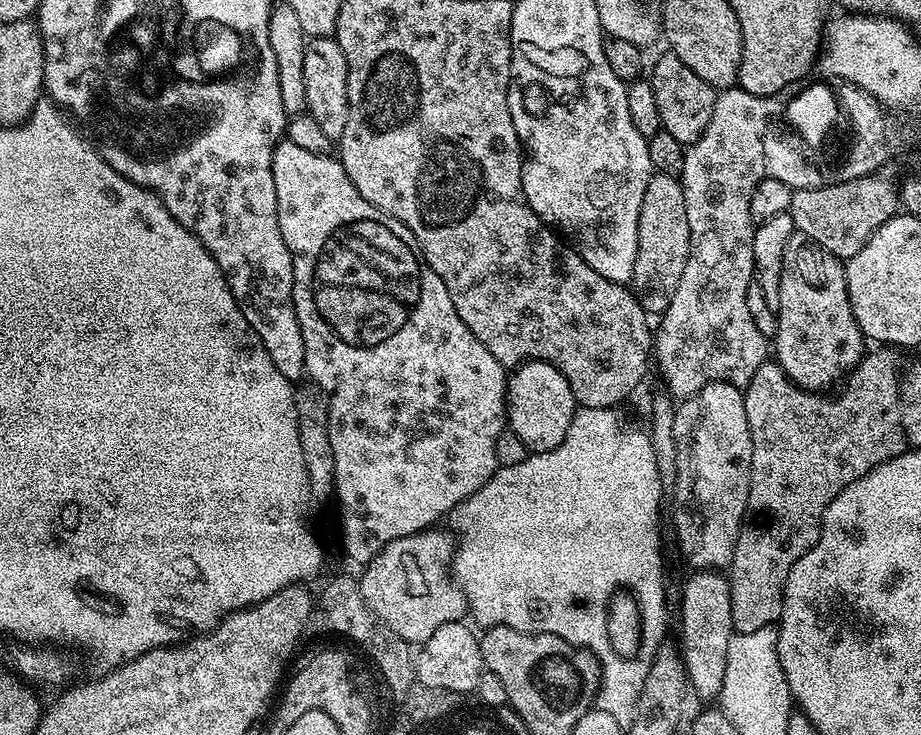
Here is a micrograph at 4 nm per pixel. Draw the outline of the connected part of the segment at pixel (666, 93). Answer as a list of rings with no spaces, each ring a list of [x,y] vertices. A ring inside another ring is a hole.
[[[671,50],[665,51],[665,56],[660,56],[656,60],[656,65],[650,73],[654,99],[658,102],[658,118],[663,131],[670,133],[673,138],[678,138],[678,142],[685,146],[698,142],[710,126],[710,114],[714,114],[714,102],[718,95],[717,89],[712,88],[682,58],[678,58]]]

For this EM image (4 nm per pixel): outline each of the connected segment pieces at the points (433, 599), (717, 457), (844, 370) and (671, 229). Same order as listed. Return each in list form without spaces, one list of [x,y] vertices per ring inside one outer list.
[[[429,526],[413,536],[403,536],[384,545],[359,573],[360,593],[370,610],[394,634],[413,646],[423,644],[438,626],[463,621],[469,611],[468,600],[452,578],[454,536],[440,526]]]
[[[719,380],[702,386],[693,396],[681,399],[676,409],[674,418],[674,442],[678,446],[678,478],[676,479],[676,491],[674,499],[676,505],[672,508],[672,524],[676,527],[676,540],[680,543],[680,552],[693,565],[696,570],[724,570],[732,563],[734,546],[738,542],[740,527],[744,521],[744,515],[748,509],[748,495],[750,494],[750,462],[752,461],[752,439],[750,438],[750,426],[746,422],[746,406],[744,405],[743,391],[737,385],[727,384]]]
[[[797,231],[790,234],[786,250],[782,254],[778,306],[774,309],[776,314],[774,360],[797,386],[805,388],[808,392],[824,392],[837,382],[843,381],[866,352],[864,331],[858,326],[854,310],[848,301],[845,267],[845,261],[830,254],[830,250],[820,248],[818,242],[814,242],[814,238],[806,238],[806,234]]]
[[[652,175],[642,198],[642,210],[638,218],[638,254],[632,275],[635,287],[639,289],[636,297],[645,312],[662,314],[670,306],[674,288],[678,282],[682,282],[682,270],[686,270],[689,246],[690,222],[686,222],[686,202],[679,179],[675,176]]]

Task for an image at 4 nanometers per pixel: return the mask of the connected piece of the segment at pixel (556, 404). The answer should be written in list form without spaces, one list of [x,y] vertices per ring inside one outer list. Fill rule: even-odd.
[[[529,360],[508,376],[507,427],[522,438],[529,453],[554,450],[566,438],[570,422],[577,410],[576,399],[562,374],[541,360]]]

